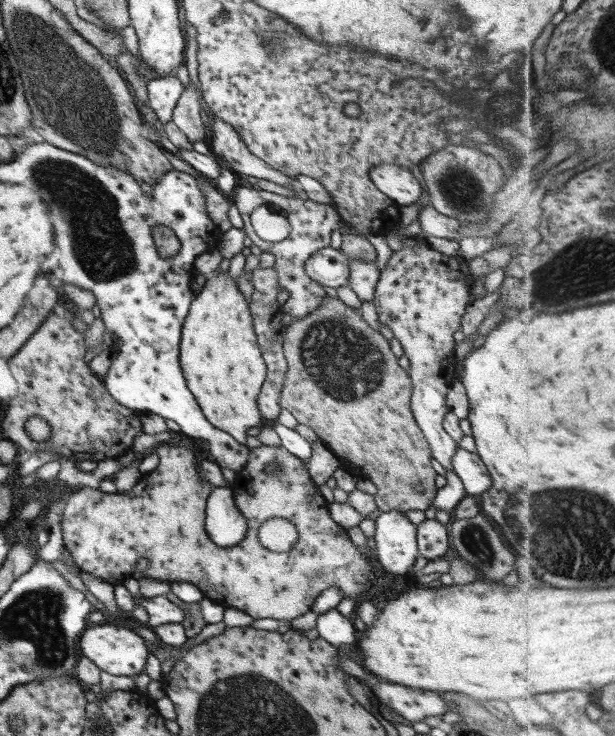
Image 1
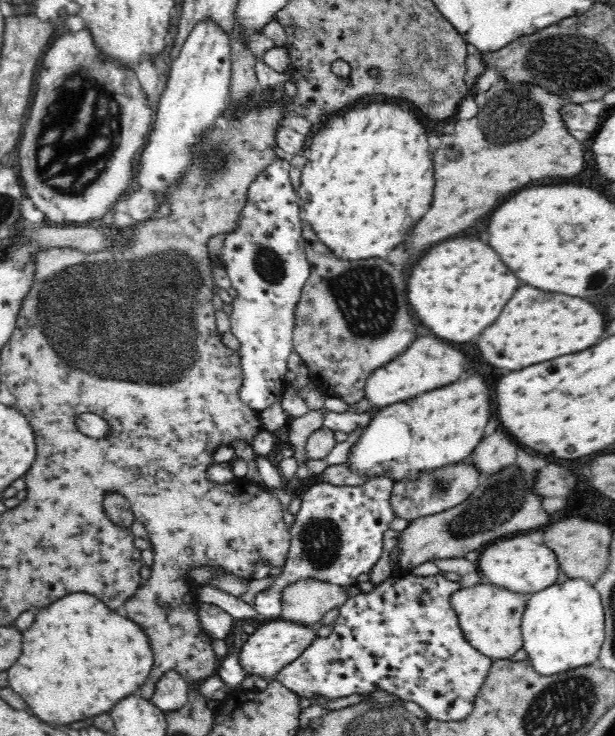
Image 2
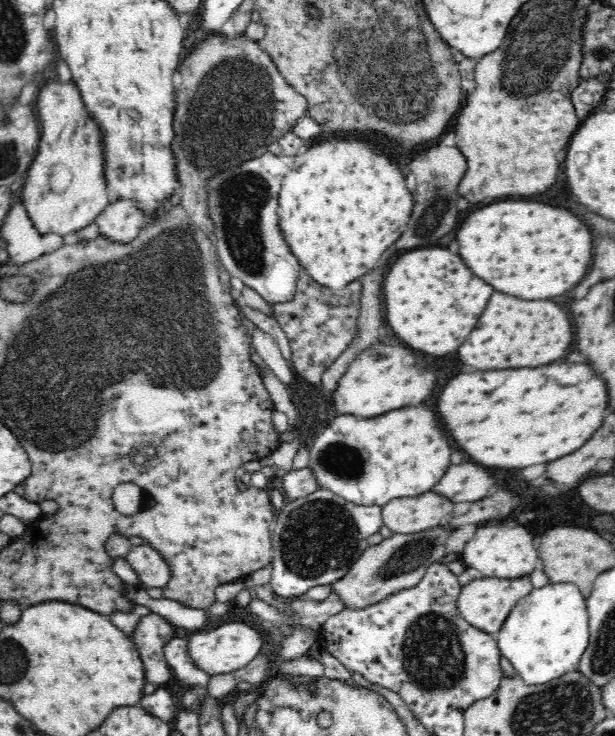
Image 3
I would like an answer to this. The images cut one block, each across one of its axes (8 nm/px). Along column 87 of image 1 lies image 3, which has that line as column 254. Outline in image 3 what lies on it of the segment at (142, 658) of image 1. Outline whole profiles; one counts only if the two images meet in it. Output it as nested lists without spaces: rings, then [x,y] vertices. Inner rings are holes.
[[[240,622],[222,623],[214,629],[200,629],[190,632],[185,637],[187,650],[194,665],[210,676],[234,672],[244,668],[258,657],[264,650],[262,635],[252,624],[240,624]]]

